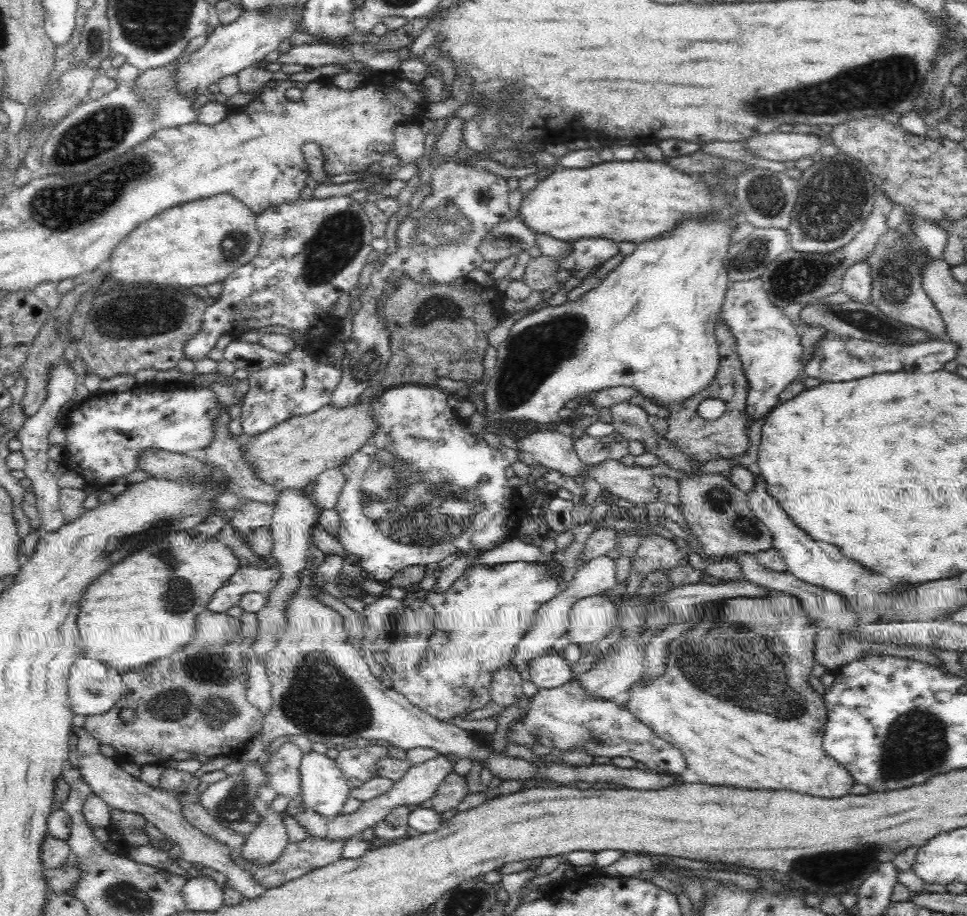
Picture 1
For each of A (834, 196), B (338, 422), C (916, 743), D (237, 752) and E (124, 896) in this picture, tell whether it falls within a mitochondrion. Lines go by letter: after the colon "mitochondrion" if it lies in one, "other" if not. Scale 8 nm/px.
A: mitochondrion
B: other
C: mitochondrion
D: other
E: mitochondrion

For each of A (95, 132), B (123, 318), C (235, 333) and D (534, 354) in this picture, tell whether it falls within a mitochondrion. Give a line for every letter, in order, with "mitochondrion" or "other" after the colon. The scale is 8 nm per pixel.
A: mitochondrion
B: mitochondrion
C: other
D: mitochondrion

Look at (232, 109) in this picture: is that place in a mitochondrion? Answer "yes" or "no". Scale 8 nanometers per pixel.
no

